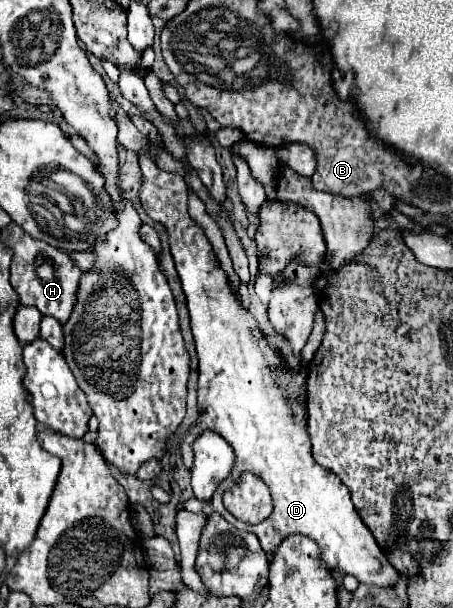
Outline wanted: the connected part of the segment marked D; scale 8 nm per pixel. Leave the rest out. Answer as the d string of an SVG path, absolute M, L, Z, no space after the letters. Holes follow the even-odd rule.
M140 149L138 151L138 163L142 171L142 187L140 187L140 203L144 211L148 213L150 219L162 223L168 233L168 243L170 243L170 253L176 265L176 271L180 275L180 283L186 295L186 305L190 313L190 325L192 325L192 335L196 341L196 351L198 351L198 421L188 429L182 441L182 461L188 469L192 469L194 457L192 457L192 443L202 431L214 431L220 437L226 439L228 445L232 445L236 459L234 459L234 469L230 475L218 485L218 489L212 495L212 511L220 513L228 523L232 523L236 529L242 531L252 531L258 539L266 555L270 557L274 553L274 547L292 533L308 535L314 539L322 551L322 559L328 563L330 569L340 569L346 575L354 575L360 583L372 583L378 587L390 587L398 581L398 571L388 563L388 557L380 549L380 545L374 541L374 535L370 529L362 523L358 511L354 509L350 501L348 487L328 469L318 465L312 457L312 445L310 437L306 431L306 379L308 371L306 367L292 367L288 365L278 351L268 345L262 329L258 327L256 319L250 315L250 311L242 305L242 299L238 293L232 291L228 275L222 271L210 241L204 235L204 229L188 215L188 187L184 179L178 173L164 171L156 165L154 155L150 149ZM252 471L258 475L272 493L274 499L274 511L268 519L264 519L258 525L248 525L232 517L224 505L222 505L222 493L226 487L232 487L234 481L244 473Z

